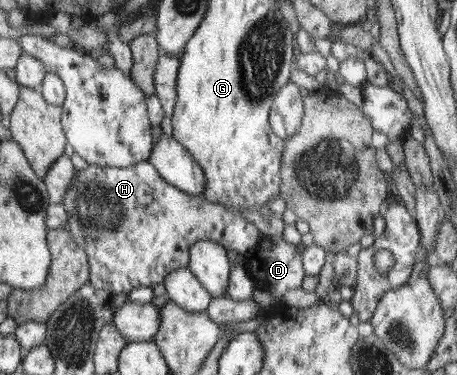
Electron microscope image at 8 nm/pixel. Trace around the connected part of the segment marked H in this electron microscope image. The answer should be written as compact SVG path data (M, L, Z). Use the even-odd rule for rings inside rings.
M142 161L125 168L88 164L86 169L76 171L74 180L72 181L72 187L70 190L67 190L61 203L64 205L65 211L67 212L67 223L64 229L67 229L70 232L75 243L83 248L87 257L89 257L91 272L90 283L99 289L111 288L112 292L116 294L129 294L135 287L152 287L155 283L164 283L167 275L173 272L174 269L185 268L189 265L190 249L196 241L211 240L212 242L221 243L225 249L237 250L238 252L245 254L258 243L258 237L260 236L257 227L251 221L243 218L241 214L233 213L230 209L227 209L220 203L211 203L203 195L195 196L193 194L188 194L183 190L180 190L177 186L171 185L170 182L155 169L155 166L150 161Z

